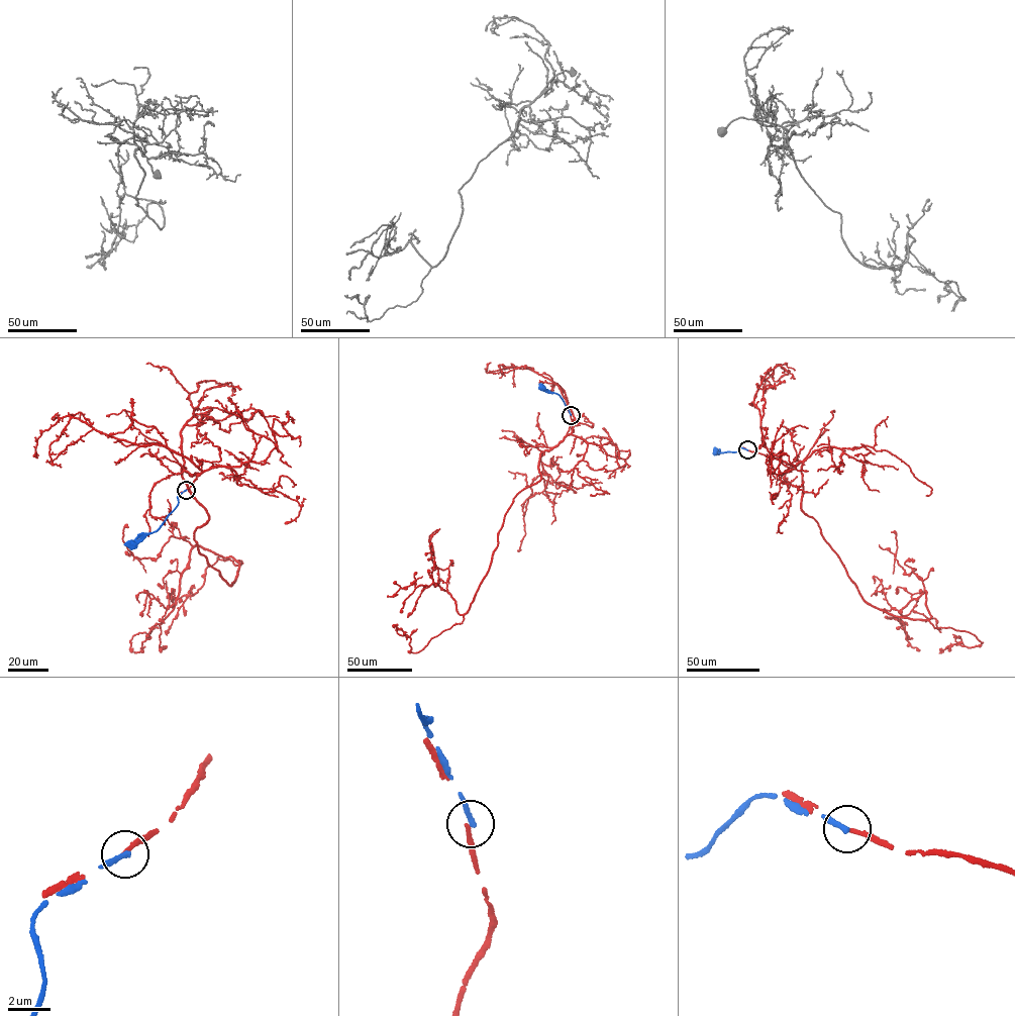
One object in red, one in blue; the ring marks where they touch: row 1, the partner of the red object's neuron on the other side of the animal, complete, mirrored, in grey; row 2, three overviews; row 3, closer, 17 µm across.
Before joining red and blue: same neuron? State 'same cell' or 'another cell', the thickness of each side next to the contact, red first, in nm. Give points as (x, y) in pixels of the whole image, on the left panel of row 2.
another cell; calibres 220 and 280 nm

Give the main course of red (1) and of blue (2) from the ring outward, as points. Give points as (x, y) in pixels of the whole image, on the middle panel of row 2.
1: (570, 415), (567, 435), (539, 454), (540, 479), (513, 498), (469, 611), (460, 614), (434, 583), (387, 597)
2: (571, 415), (560, 395), (545, 391), (541, 387)

